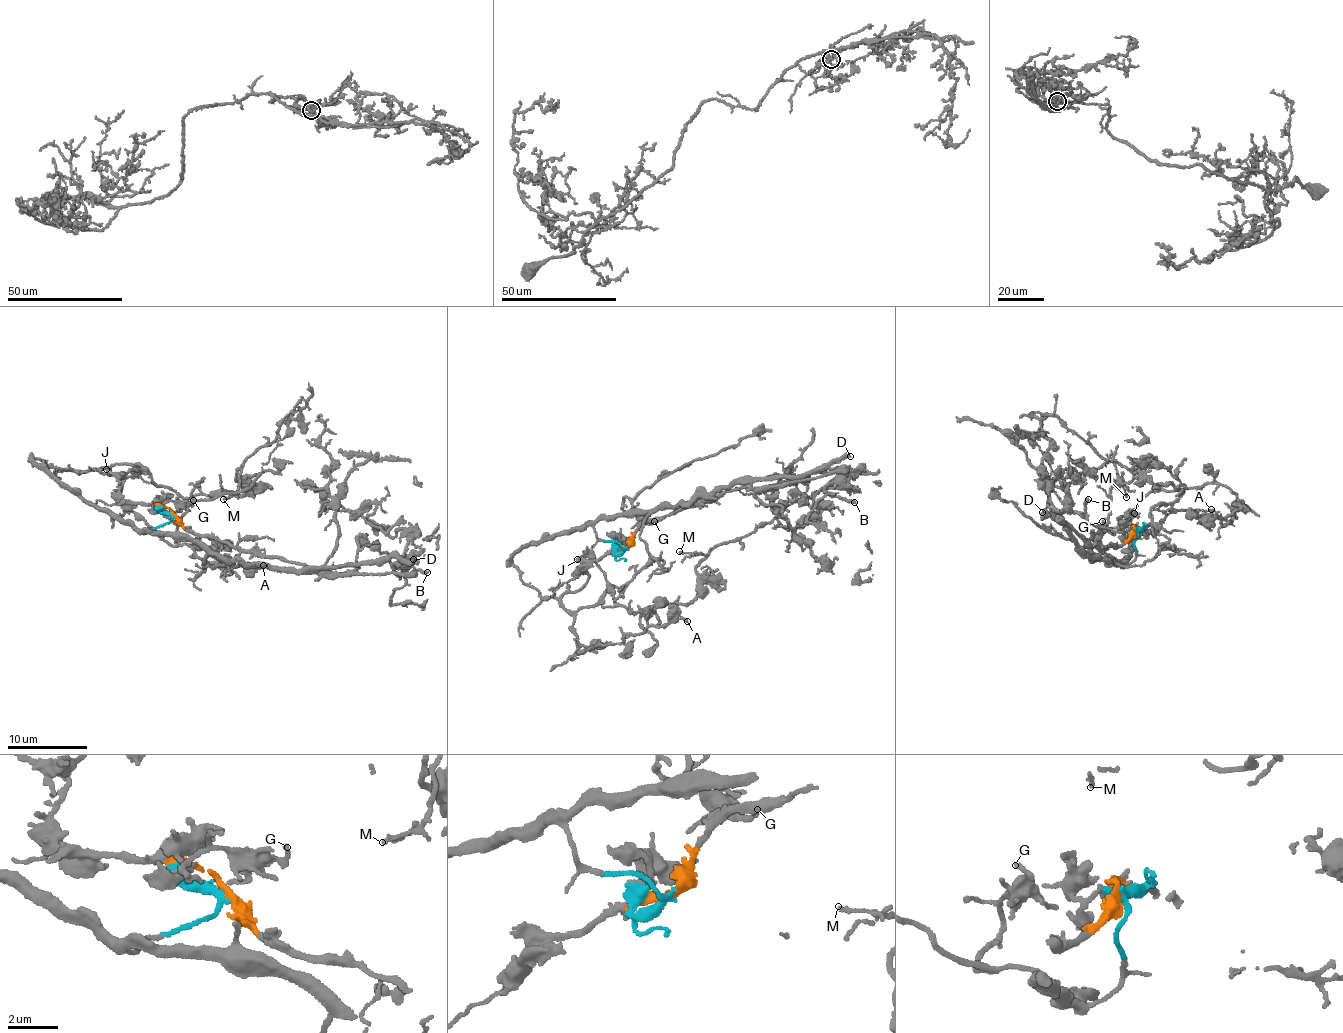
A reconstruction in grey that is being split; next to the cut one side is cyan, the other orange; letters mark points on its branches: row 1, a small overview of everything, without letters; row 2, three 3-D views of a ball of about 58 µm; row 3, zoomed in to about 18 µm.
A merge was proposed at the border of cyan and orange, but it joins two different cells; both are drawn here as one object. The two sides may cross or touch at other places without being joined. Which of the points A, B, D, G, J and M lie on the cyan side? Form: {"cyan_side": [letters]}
{"cyan_side": ["A", "B", "D", "G", "J", "M"]}

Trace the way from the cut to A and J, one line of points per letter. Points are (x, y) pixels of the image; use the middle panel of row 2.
A: (627, 548), (587, 526), (524, 547), (511, 563), (574, 617), (572, 659), (688, 621)
J: (627, 548), (587, 526), (511, 563), (570, 611), (596, 606), (609, 587), (591, 560), (577, 560)

